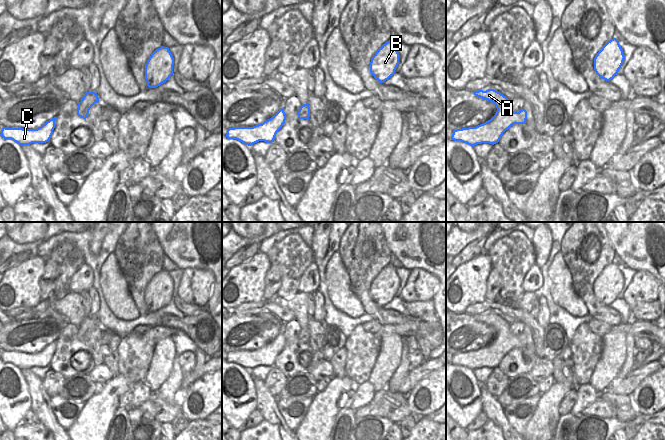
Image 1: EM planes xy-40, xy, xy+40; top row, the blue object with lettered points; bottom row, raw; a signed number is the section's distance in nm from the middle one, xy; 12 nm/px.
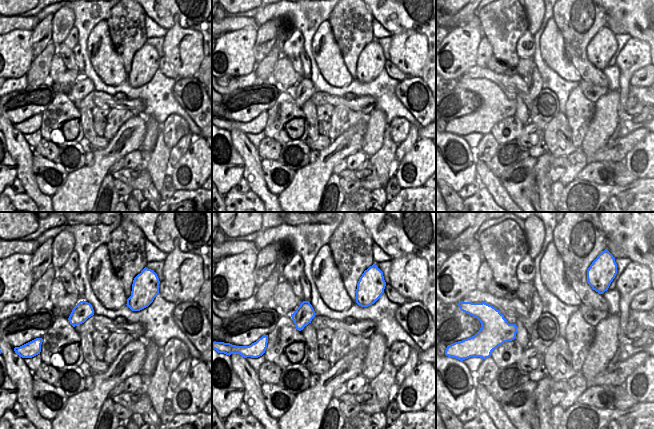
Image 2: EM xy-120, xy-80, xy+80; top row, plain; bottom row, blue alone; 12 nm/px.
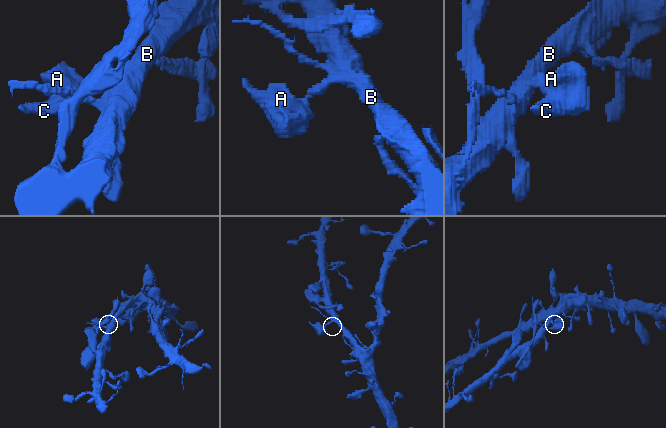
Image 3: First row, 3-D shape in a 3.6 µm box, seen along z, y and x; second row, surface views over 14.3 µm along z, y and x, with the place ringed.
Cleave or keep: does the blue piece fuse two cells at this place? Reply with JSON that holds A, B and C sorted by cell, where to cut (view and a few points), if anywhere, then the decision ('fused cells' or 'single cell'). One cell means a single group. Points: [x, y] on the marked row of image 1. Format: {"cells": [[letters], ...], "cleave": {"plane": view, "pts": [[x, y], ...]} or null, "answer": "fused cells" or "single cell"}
{"cells": [["A", "B", "C"]], "cleave": null, "answer": "single cell"}

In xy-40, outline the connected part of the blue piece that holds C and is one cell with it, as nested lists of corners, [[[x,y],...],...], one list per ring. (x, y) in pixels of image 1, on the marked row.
[[[56,117],[50,119],[37,129],[6,128],[1,130],[4,139],[11,139],[19,145],[30,145],[32,143],[46,143],[50,140],[55,128]]]

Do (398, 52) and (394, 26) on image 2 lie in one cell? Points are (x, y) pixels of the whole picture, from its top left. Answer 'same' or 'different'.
different

